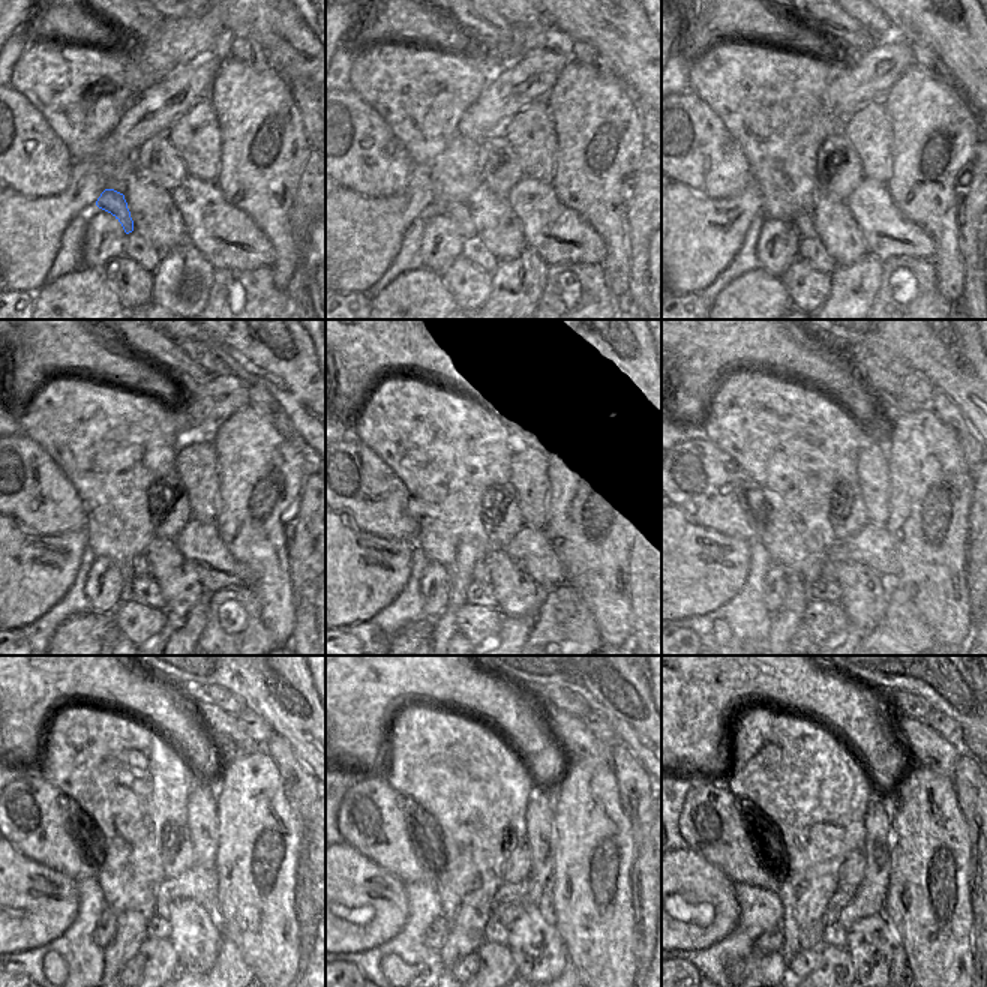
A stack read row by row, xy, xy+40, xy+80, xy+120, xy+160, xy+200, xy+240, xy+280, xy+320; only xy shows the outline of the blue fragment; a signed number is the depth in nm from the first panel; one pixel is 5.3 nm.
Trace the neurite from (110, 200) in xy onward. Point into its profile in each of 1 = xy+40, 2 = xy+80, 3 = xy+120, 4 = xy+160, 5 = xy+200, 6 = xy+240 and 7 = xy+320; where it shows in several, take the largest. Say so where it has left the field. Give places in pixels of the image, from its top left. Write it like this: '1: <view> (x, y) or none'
1: xy+40 (459, 213)
2: xy+80 (803, 224)
3: xy+120 (140, 564)
4: xy+160 (479, 572)
5: xy+200 (827, 572)
6: xy+240 (162, 911)
7: xy+320 (870, 894)

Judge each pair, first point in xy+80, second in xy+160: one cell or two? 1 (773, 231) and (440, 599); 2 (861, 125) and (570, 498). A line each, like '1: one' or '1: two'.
1: one
2: two

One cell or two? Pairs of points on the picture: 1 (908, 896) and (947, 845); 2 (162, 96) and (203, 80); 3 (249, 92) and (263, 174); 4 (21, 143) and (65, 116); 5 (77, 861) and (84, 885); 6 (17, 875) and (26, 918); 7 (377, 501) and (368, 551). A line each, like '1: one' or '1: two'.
1: one
2: one
3: one
4: two
5: two
6: one
7: two

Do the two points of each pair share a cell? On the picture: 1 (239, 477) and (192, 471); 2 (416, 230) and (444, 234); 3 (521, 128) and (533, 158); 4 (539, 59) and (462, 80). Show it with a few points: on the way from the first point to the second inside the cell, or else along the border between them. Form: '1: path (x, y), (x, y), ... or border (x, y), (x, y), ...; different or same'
1: border (212, 443), (216, 452), (221, 509); different
2: border (425, 219), (419, 248), (420, 266); different
3: path (527, 135), (533, 143), (533, 150); same
4: border (497, 69), (491, 74), (474, 101); different

